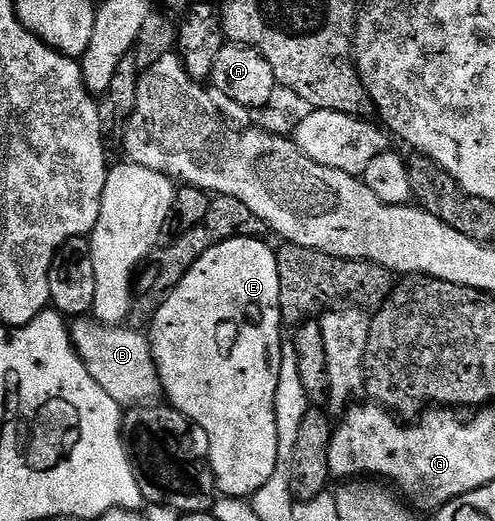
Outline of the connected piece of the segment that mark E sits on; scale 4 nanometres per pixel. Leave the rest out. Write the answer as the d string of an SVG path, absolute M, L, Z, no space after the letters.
M241 237L220 243L212 247L199 259L196 264L180 279L180 283L167 295L164 304L155 311L148 325L150 346L154 352L154 362L162 380L163 394L168 398L169 404L184 414L191 426L202 428L206 436L206 445L210 448L208 464L214 472L214 483L217 492L226 499L250 499L268 479L274 477L276 463L278 462L278 436L276 435L276 387L280 375L280 347L284 340L283 319L280 311L280 271L278 270L278 255L273 248L266 246L265 240L256 237Z

